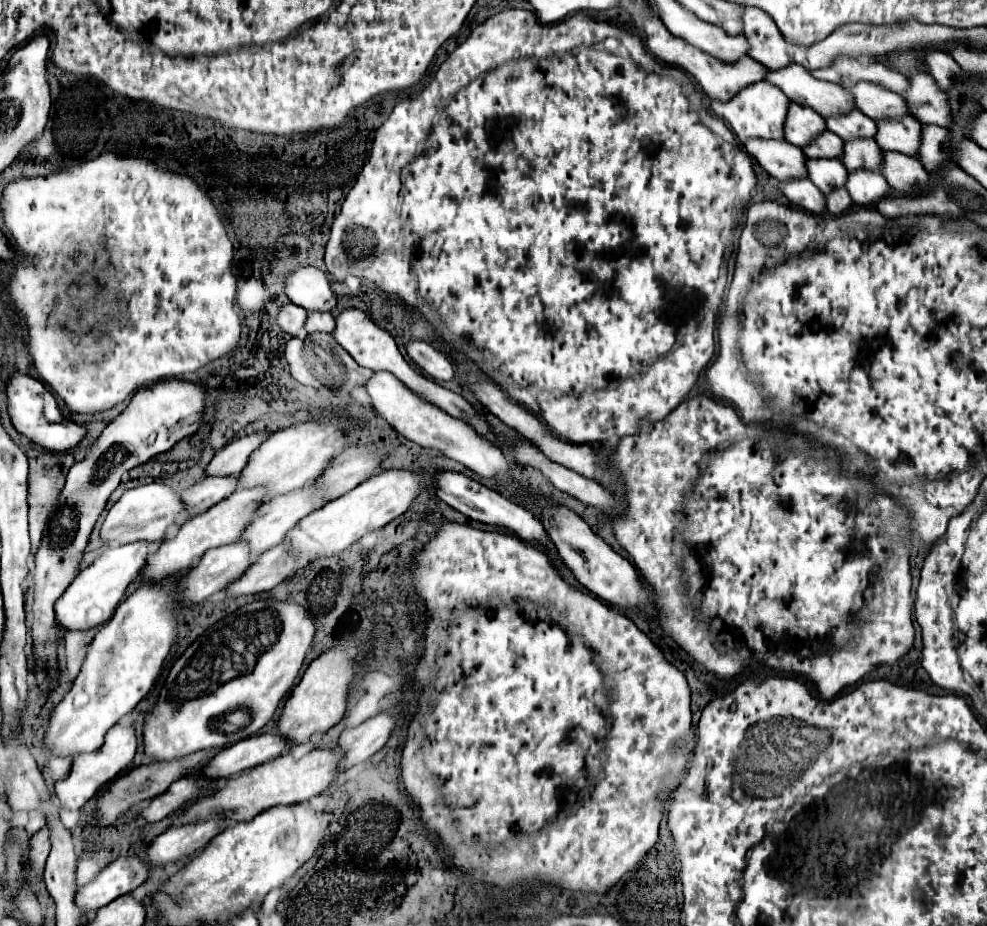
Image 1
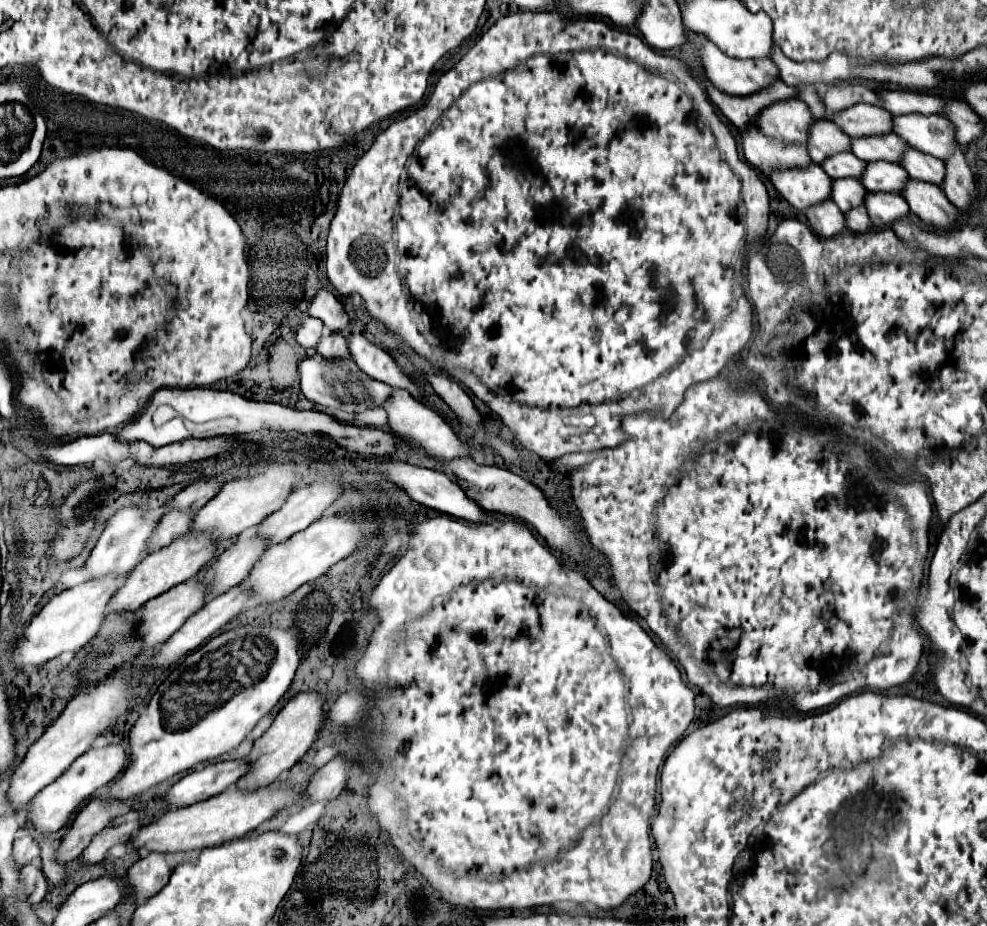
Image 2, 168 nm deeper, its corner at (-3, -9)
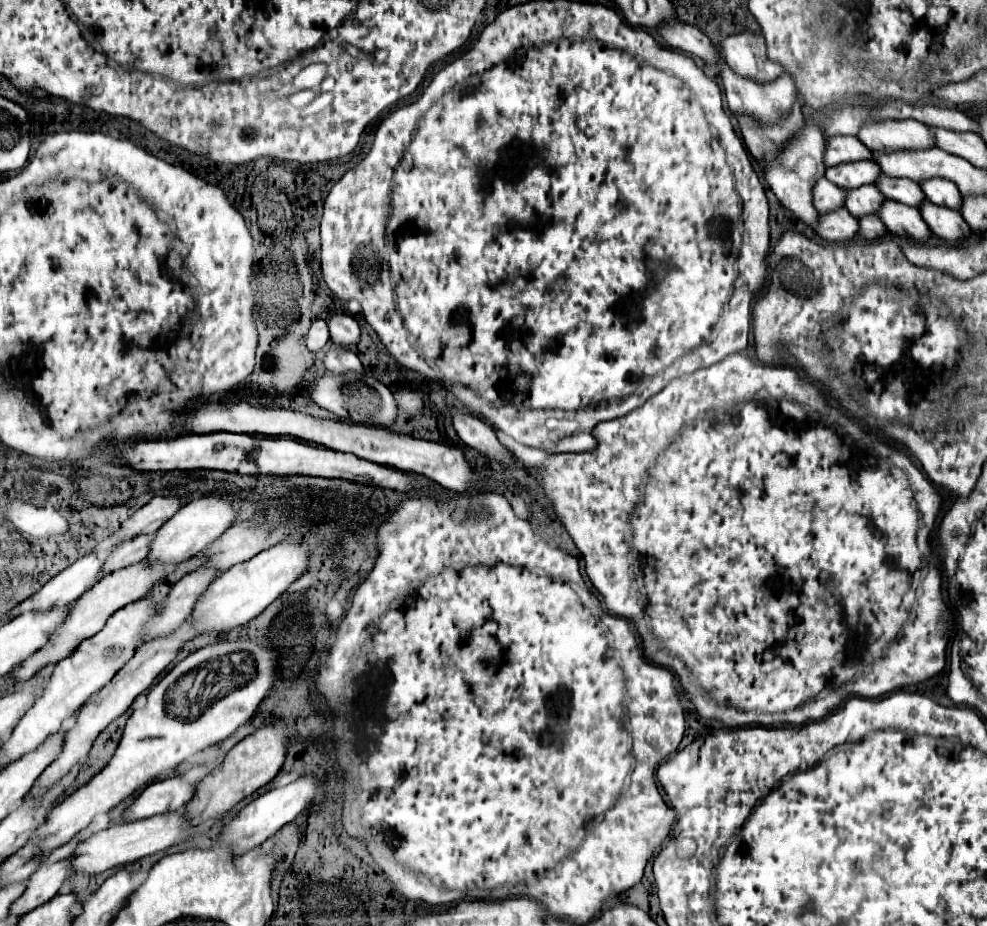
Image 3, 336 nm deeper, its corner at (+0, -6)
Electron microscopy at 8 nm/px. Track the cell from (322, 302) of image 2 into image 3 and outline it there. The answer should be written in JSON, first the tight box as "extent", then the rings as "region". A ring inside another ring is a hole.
{"extent":[328,313,360,349],"region":[[[344,313],[332,315],[328,321],[328,327],[330,327],[332,343],[336,343],[344,349],[350,349],[352,345],[356,345],[360,341],[360,327],[358,327],[356,319],[350,315],[344,315]]]}

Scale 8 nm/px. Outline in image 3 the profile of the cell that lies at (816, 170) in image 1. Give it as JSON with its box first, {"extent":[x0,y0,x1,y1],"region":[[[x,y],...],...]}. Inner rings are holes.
{"extent":[846,185,886,217],"region":[[[864,185],[860,189],[852,189],[848,191],[846,197],[846,209],[856,217],[864,217],[864,215],[876,215],[882,207],[882,203],[886,201],[886,197],[882,197],[882,193],[876,189],[876,185]]]}

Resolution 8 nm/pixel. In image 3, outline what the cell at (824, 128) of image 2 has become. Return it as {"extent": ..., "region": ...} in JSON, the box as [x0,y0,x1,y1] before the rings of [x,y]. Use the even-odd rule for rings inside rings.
{"extent":[824,137,872,167],"region":[[[830,137],[826,145],[826,155],[824,161],[828,167],[840,165],[840,163],[850,163],[850,161],[872,161],[872,151],[862,145],[858,137]]]}

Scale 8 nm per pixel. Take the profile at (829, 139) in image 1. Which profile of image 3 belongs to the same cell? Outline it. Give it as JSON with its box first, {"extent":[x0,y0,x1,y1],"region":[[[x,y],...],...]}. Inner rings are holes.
{"extent":[826,161,882,189],"region":[[[856,161],[842,163],[826,169],[826,179],[842,189],[858,189],[862,185],[872,185],[882,175],[876,161]]]}

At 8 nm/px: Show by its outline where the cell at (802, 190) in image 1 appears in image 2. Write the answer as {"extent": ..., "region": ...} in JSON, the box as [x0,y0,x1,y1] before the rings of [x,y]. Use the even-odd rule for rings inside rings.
{"extent":[805,200,845,238],"region":[[[823,200],[821,204],[813,204],[811,208],[805,210],[805,216],[807,216],[813,232],[823,238],[837,236],[839,232],[845,230],[845,216],[831,200]]]}

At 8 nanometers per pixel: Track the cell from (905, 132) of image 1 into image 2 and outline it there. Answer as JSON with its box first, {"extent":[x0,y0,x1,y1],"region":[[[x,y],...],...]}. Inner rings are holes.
{"extent":[899,146,945,184],"region":[[[911,146],[903,152],[903,158],[901,158],[899,164],[907,170],[907,174],[911,178],[923,180],[923,182],[941,184],[941,176],[945,174],[943,172],[943,168],[945,168],[943,160],[937,160],[931,154],[923,154],[923,152],[919,152],[917,148],[911,148]]]}

